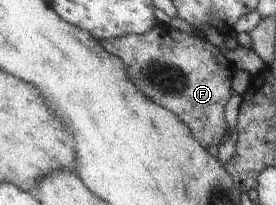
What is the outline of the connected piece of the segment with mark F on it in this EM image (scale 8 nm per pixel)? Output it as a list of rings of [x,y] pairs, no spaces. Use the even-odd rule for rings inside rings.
[[[156,22],[156,25],[148,31],[147,34],[129,34],[120,38],[109,38],[107,41],[101,41],[101,45],[113,55],[117,55],[125,67],[133,83],[149,95],[155,103],[159,103],[172,111],[189,129],[192,131],[194,138],[202,145],[203,148],[219,145],[226,137],[225,122],[225,105],[232,96],[232,76],[235,69],[222,53],[220,48],[211,44],[201,35],[185,33],[174,29],[170,25],[162,22]]]

